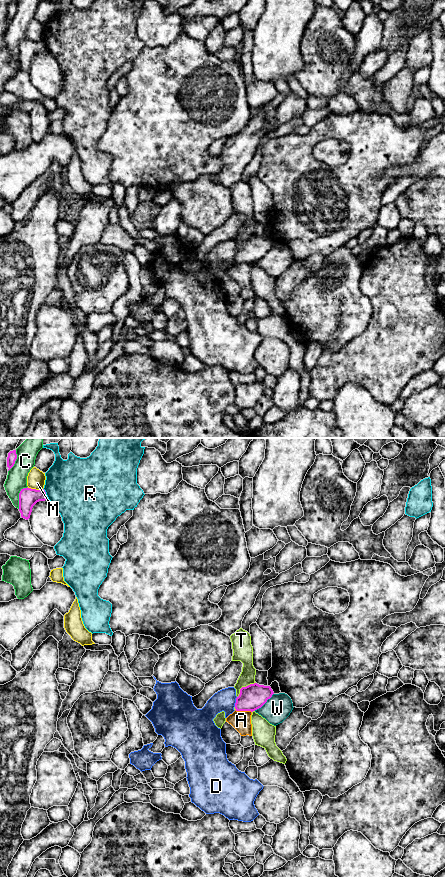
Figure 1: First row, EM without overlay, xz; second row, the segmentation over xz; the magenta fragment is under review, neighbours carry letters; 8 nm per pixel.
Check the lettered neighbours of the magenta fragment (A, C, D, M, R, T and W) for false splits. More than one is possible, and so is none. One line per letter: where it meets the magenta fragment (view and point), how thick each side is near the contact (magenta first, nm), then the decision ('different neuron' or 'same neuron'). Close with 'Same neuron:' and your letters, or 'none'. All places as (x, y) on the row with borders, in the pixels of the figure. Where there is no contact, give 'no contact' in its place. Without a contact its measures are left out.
A: contact xz (243, 710); calibres 200 and 160 nm; different neuron
C: contact xz (19, 496); calibres 150 and 160 nm; different neuron
D: contact xz (236, 702); calibres 200 and 180 nm; different neuron
M: contact xz (35, 489); calibres 150 and 140 nm; different neuron
R: contact xz (45, 493); calibres 150 and 460 nm; different neuron
T: contact xz (243, 687); calibres 200 and 120 nm; different neuron
W: contact xz (264, 703); calibres 200 and 200 nm; different neuron
Same neuron: none

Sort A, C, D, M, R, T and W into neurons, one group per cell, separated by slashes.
A / C / D / M / R / T / W

